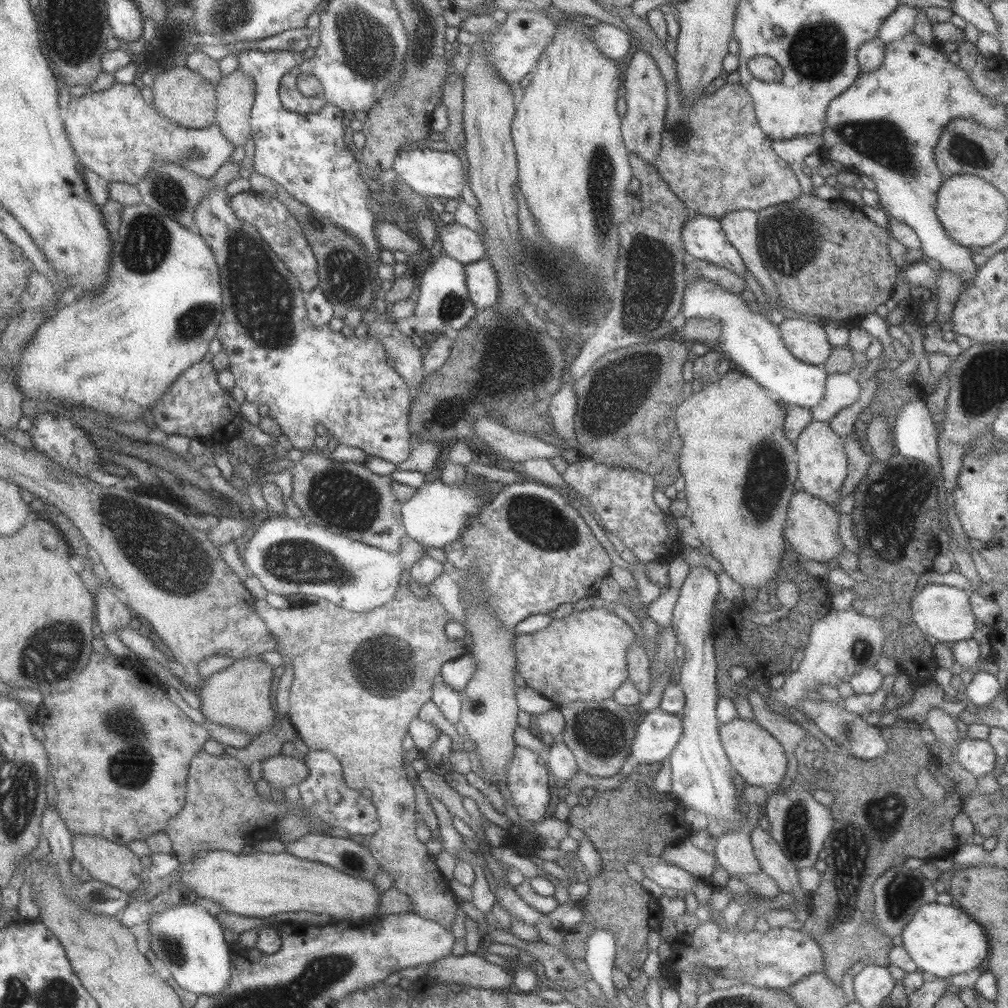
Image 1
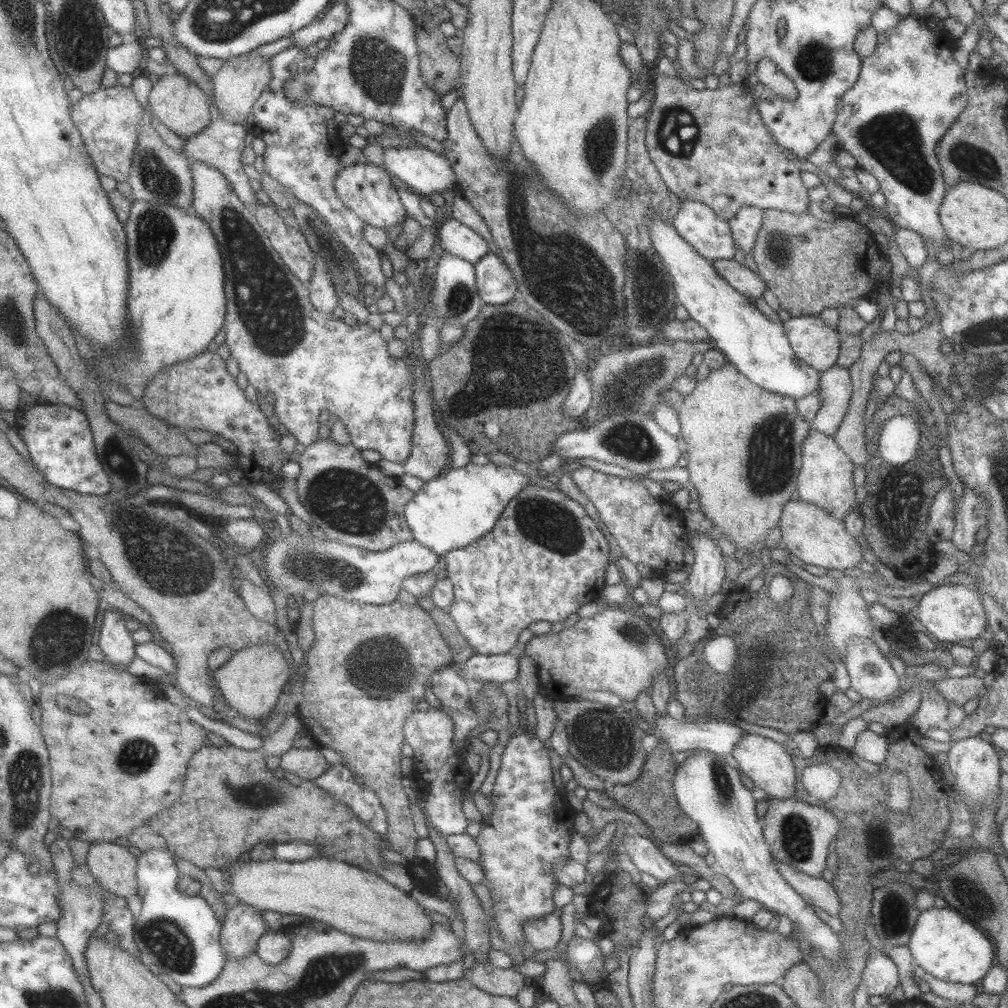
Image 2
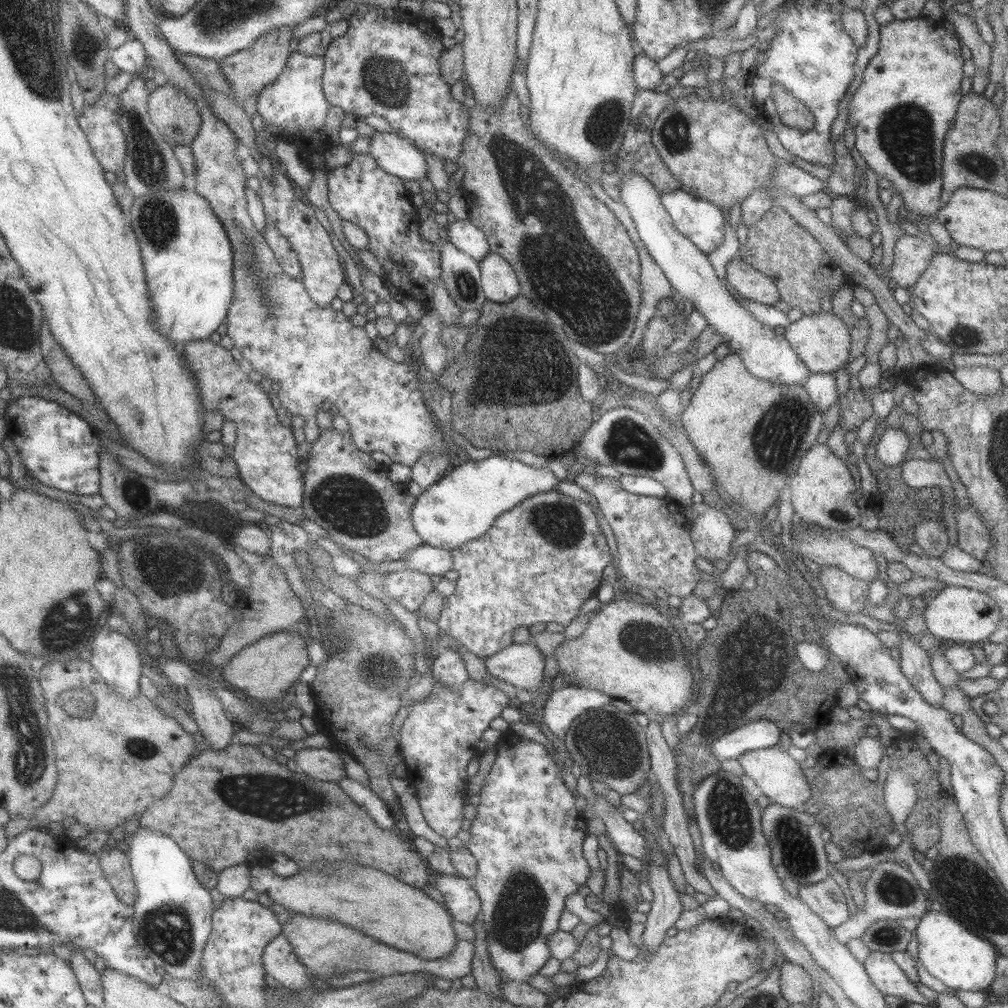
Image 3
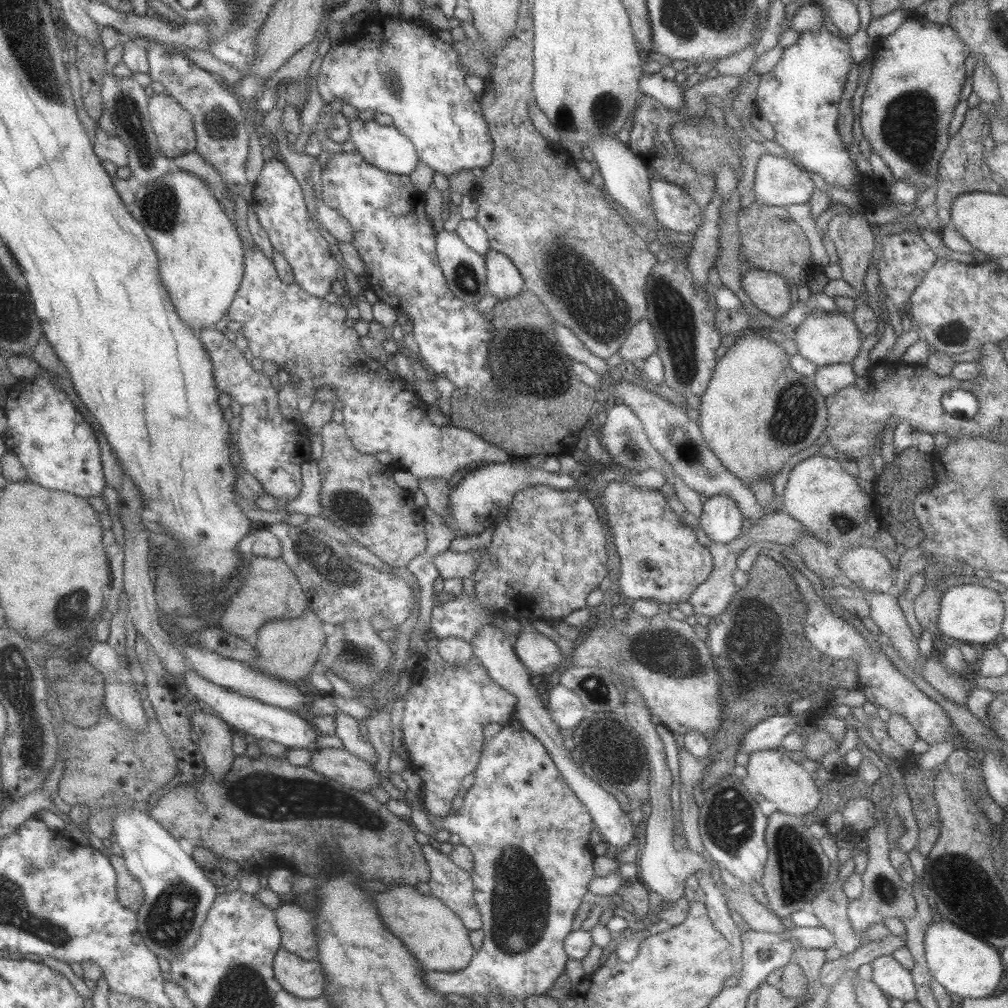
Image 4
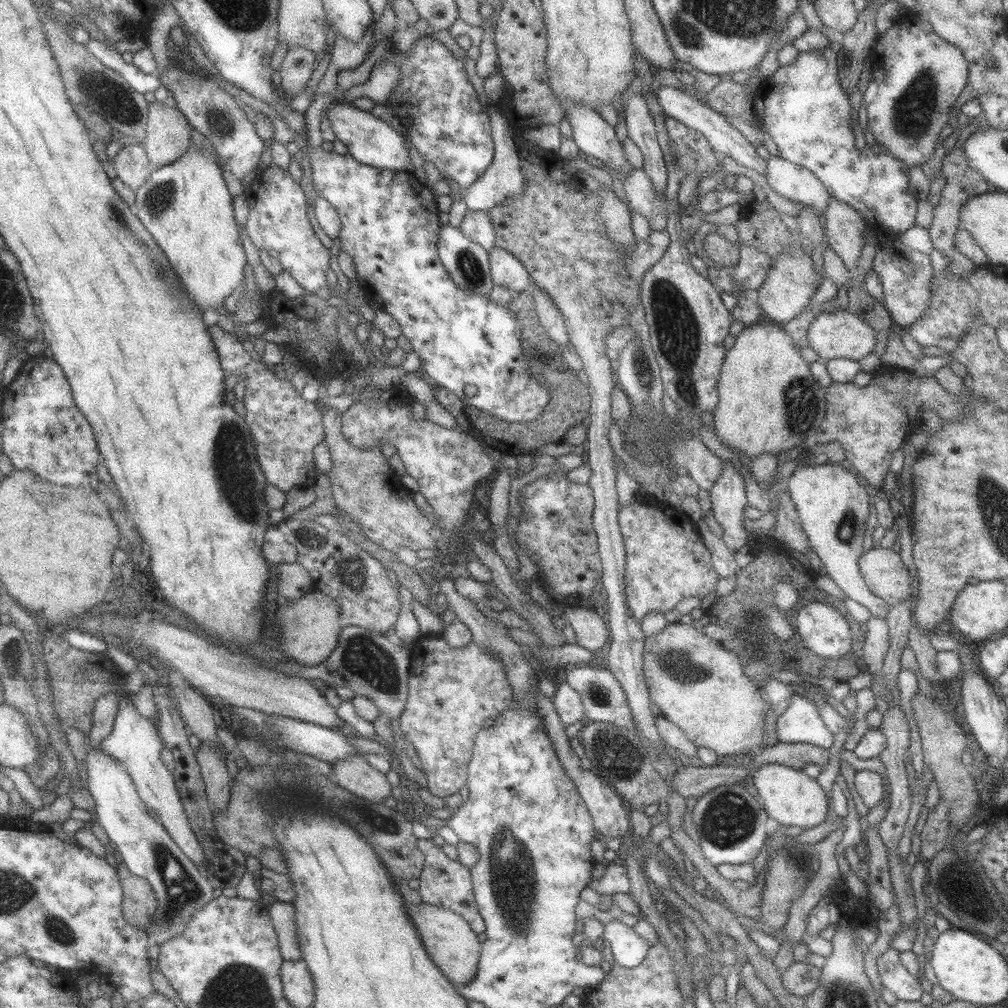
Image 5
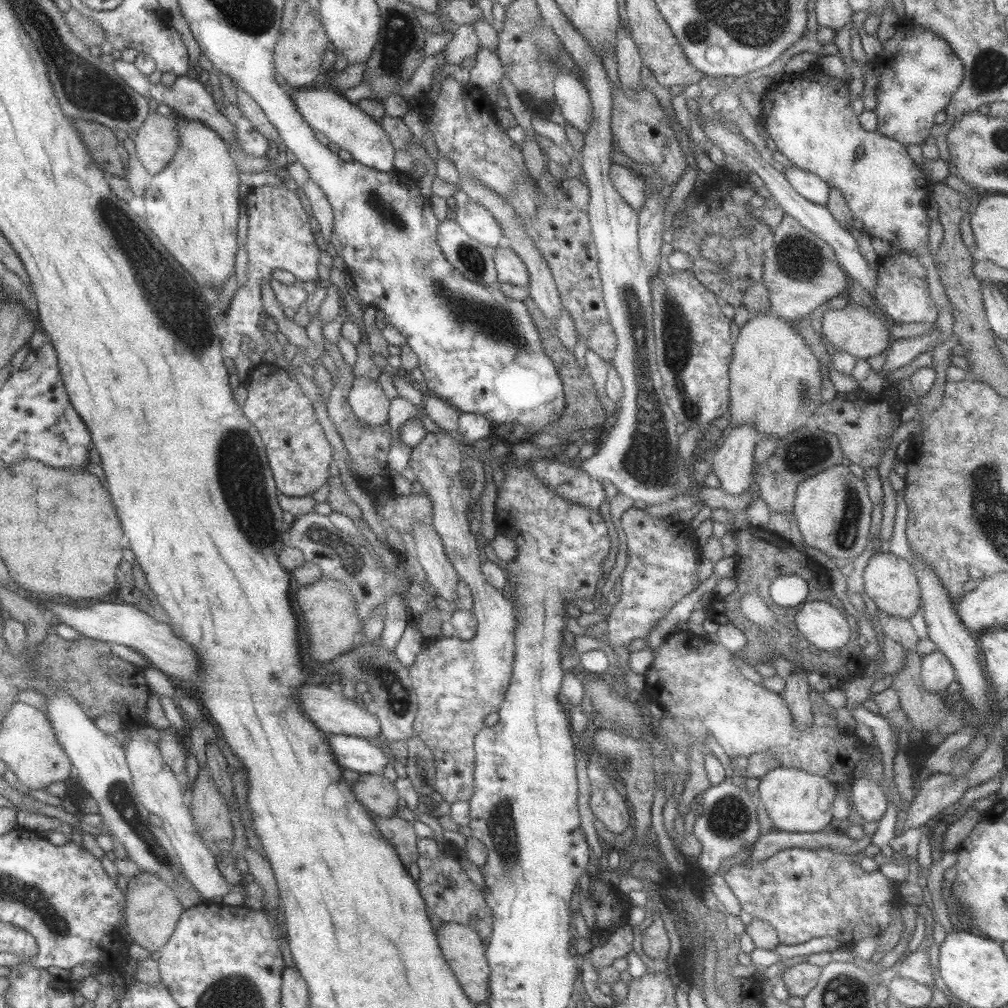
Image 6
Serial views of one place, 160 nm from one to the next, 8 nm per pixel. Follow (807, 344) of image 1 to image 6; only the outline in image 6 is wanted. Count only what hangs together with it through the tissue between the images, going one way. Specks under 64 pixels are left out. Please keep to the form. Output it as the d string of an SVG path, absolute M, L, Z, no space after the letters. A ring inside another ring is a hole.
M847 304L842 309L823 310L820 322L821 334L835 351L842 350L856 359L866 359L887 349L890 335L885 325L864 306L849 306Z

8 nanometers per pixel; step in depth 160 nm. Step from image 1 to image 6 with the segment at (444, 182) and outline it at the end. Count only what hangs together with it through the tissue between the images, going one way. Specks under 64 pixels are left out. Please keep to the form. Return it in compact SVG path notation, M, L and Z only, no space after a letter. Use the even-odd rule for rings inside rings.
M301 90L293 92L289 98L293 100L295 108L305 120L305 124L311 128L323 141L337 144L340 149L350 152L353 161L374 168L379 172L393 170L393 152L395 150L383 132L380 124L375 122L371 116L348 102L340 92L335 90Z

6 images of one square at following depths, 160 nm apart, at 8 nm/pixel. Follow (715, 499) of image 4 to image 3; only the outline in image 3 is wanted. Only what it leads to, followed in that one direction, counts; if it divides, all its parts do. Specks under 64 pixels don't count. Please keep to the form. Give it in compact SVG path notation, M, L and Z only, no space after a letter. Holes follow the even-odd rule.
M701 507L698 511L698 517L688 527L691 545L695 549L698 557L705 561L725 560L730 549L730 543L736 538L737 532L729 521L729 517L713 507Z

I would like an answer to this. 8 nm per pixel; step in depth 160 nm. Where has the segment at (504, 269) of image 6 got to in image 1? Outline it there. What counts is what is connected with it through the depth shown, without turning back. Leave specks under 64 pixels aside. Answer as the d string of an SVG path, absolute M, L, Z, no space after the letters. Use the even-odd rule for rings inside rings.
M488 258L464 264L464 277L469 300L477 310L496 306L497 279Z

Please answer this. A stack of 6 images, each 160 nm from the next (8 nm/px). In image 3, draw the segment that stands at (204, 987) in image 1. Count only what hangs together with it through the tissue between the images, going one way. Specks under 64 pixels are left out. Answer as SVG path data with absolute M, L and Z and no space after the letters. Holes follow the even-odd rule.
M138 828L128 846L126 855L138 896L132 904L132 931L137 944L154 962L155 968L163 970L164 975L181 980L197 980L215 909L209 890L197 882L192 861L183 850L161 833Z

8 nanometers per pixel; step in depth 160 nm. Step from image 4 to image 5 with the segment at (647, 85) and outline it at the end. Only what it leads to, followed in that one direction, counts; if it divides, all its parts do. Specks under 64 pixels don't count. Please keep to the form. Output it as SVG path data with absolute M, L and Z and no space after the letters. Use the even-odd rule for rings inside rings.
M661 86L655 96L666 118L677 120L690 131L701 133L717 156L732 158L737 164L764 176L766 160L761 159L755 152L755 147L751 146L735 128L726 122L725 116L713 111L709 106L701 104L693 96L686 94L684 90L677 90L671 86Z

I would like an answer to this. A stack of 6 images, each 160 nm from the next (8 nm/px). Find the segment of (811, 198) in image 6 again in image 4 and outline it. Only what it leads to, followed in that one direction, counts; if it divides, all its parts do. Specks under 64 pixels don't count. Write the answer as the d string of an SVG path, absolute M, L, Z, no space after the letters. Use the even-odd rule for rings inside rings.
M767 152L759 157L754 171L754 203L786 208L807 203L814 190L809 174L792 159Z

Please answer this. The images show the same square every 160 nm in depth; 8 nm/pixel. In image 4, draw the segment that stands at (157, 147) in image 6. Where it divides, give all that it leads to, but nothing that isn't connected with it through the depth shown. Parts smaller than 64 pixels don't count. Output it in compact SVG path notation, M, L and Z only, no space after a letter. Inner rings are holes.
M165 92L148 98L148 116L159 148L168 159L194 150L192 117Z

